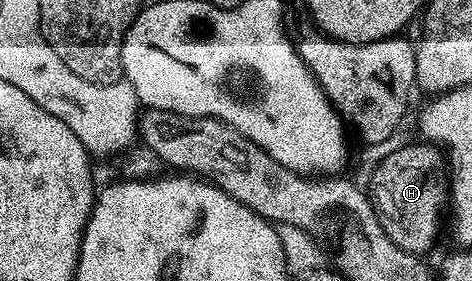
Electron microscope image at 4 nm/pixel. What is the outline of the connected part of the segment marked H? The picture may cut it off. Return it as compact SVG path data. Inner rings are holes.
M426 141L408 142L397 153L389 153L369 176L369 194L377 205L379 220L387 236L401 249L411 255L422 256L437 240L433 238L433 227L429 227L429 209L441 195L437 183L449 183L444 171L445 155L439 147Z

